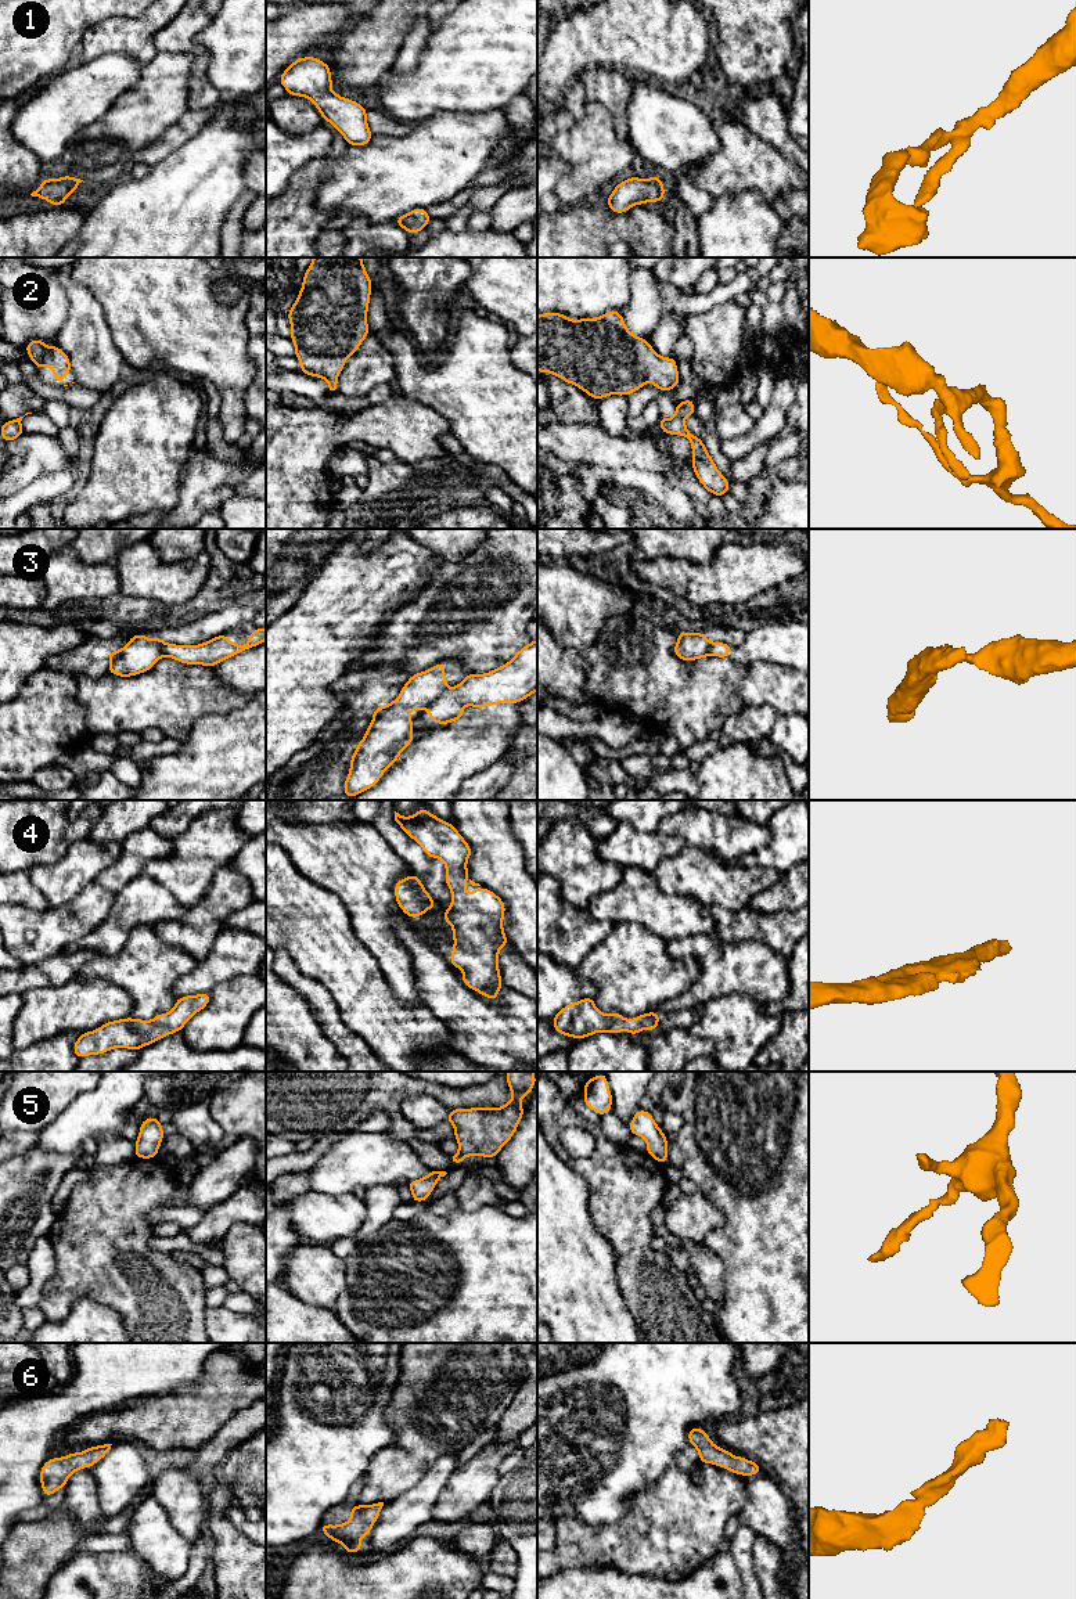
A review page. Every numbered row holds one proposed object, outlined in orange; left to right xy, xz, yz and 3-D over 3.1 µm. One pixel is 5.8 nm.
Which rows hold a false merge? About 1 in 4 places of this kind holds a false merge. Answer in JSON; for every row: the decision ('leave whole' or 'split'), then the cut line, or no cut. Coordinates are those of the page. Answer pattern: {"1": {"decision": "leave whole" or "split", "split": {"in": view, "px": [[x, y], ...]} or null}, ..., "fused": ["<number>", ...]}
{"1": {"decision": "leave whole", "split": null}, "2": {"decision": "leave whole", "split": null}, "3": {"decision": "split", "split": {"in": "xz", "px": [[447, 688], [425, 708]]}}, "4": {"decision": "leave whole", "split": null}, "5": {"decision": "leave whole", "split": null}, "6": {"decision": "leave whole", "split": null}, "fused": ["3"]}

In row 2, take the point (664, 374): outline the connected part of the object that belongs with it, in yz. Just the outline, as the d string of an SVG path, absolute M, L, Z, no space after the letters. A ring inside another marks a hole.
M618 310L580 320L571 320L562 313L537 314L537 371L554 374L595 400L613 393L629 396L648 381L662 393L680 382L676 360L661 357L643 336L631 334Z

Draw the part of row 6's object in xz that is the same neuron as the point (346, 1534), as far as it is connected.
M384 1502L350 1506L352 1517L349 1521L338 1526L321 1524L319 1531L327 1534L330 1541L339 1542L348 1553L361 1552L360 1539L370 1534L382 1506Z

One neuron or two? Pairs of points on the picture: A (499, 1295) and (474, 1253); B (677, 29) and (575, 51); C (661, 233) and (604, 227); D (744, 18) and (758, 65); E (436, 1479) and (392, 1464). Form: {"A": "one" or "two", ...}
{"A": "one", "B": "one", "C": "one", "D": "one", "E": "two"}

